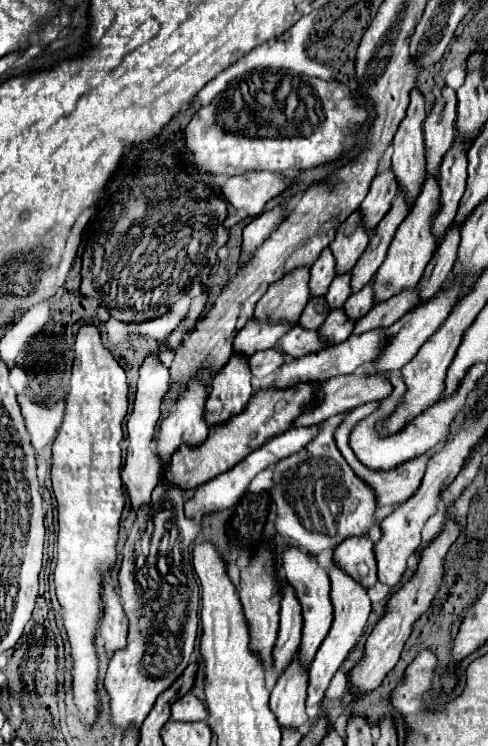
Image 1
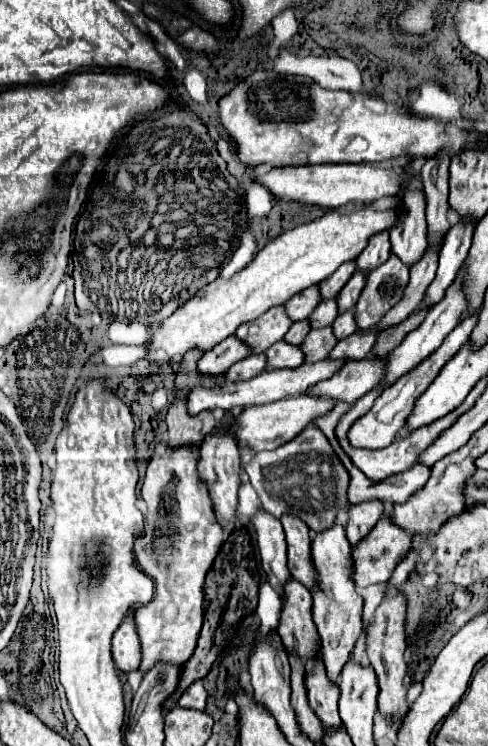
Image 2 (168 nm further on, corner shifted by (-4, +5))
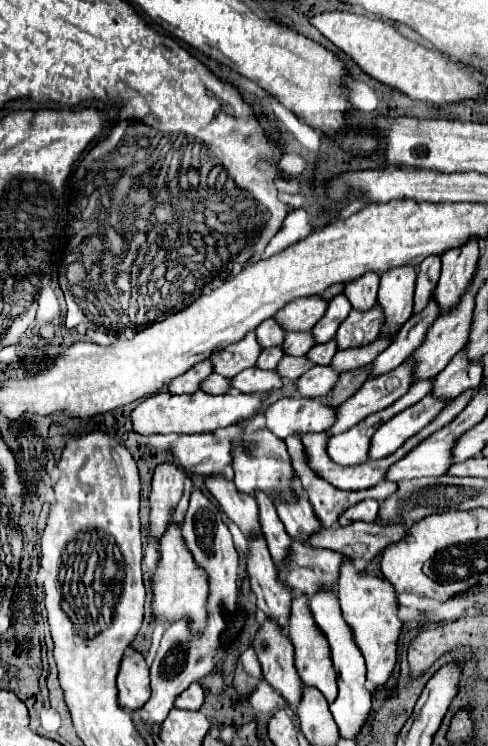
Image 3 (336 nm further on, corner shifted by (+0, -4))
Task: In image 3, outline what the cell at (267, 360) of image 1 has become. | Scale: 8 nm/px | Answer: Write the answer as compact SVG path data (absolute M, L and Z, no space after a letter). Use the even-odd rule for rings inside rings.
M210 375L202 385L200 389L206 391L206 393L212 393L212 395L224 395L230 391L230 379L224 379L222 375Z

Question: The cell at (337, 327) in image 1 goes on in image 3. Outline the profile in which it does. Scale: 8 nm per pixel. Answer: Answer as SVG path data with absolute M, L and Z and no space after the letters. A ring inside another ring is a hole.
M284 355L284 359L278 363L276 371L280 373L282 379L286 381L298 381L300 375L304 375L308 369L312 369L314 363L304 355L304 357L292 357L292 355Z

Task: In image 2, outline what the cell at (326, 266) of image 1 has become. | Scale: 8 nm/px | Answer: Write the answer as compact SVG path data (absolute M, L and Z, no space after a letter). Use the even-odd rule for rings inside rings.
M310 286L310 288L302 290L300 294L296 294L294 298L290 298L284 304L284 310L292 322L300 322L300 320L306 320L308 314L312 314L312 310L318 304L320 304L320 294L318 294L316 286Z

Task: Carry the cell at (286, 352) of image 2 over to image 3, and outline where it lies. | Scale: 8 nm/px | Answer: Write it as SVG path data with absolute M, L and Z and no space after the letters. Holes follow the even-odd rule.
M248 367L240 375L232 377L232 387L242 393L268 393L282 387L280 375L276 371L260 371L258 367Z

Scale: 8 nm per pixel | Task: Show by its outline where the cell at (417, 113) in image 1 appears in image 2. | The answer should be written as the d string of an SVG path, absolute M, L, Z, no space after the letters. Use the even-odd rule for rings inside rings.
M416 190L416 194L404 194L402 204L408 210L408 222L404 226L396 226L390 234L392 254L398 256L408 268L412 268L424 256L428 240L424 238L424 192Z

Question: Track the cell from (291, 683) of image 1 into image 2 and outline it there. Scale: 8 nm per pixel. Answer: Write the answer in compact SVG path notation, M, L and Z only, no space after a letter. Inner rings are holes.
M290 580L282 590L286 594L282 598L282 616L276 632L288 650L296 650L306 660L320 650L320 638L316 638L316 626L312 622L310 592L296 580Z

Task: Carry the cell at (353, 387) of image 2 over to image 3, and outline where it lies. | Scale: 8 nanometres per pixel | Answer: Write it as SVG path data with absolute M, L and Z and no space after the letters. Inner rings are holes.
M282 397L270 405L266 415L266 427L280 439L286 439L292 433L310 433L326 431L336 419L336 407L322 399L304 399L304 397Z

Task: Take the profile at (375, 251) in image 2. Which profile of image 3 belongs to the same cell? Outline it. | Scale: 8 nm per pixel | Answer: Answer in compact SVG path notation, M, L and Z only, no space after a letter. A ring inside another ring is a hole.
M374 271L362 275L360 279L348 281L344 287L344 295L350 299L354 309L370 309L376 303L376 293L380 287L380 277Z

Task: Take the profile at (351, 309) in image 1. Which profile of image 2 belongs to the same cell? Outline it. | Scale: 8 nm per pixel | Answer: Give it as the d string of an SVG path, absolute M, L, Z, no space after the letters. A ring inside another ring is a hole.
M352 310L340 314L340 316L334 320L332 332L334 332L334 336L336 336L338 340L344 340L344 338L348 338L350 334L356 332L356 322L354 322L354 318L352 318Z

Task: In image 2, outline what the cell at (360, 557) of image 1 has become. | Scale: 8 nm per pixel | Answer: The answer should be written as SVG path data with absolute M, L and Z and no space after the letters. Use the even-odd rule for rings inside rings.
M370 500L364 504L356 504L348 508L348 524L346 524L346 536L350 544L354 546L372 530L372 526L378 522L378 518L384 514L384 504L378 500Z

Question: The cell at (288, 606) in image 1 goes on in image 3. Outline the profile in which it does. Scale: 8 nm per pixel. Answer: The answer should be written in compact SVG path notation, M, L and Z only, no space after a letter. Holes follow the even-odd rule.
M206 477L206 487L218 501L218 505L224 509L224 513L240 527L244 537L262 537L258 507L252 495L240 493L232 481L226 481L222 477Z

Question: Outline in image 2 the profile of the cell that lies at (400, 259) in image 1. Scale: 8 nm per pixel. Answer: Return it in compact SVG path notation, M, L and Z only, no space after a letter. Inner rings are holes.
M390 256L390 260L380 266L380 270L374 270L368 276L358 304L354 306L356 328L372 328L396 302L400 302L404 286L408 284L408 274L410 270L404 270L404 266L400 266L400 262Z

